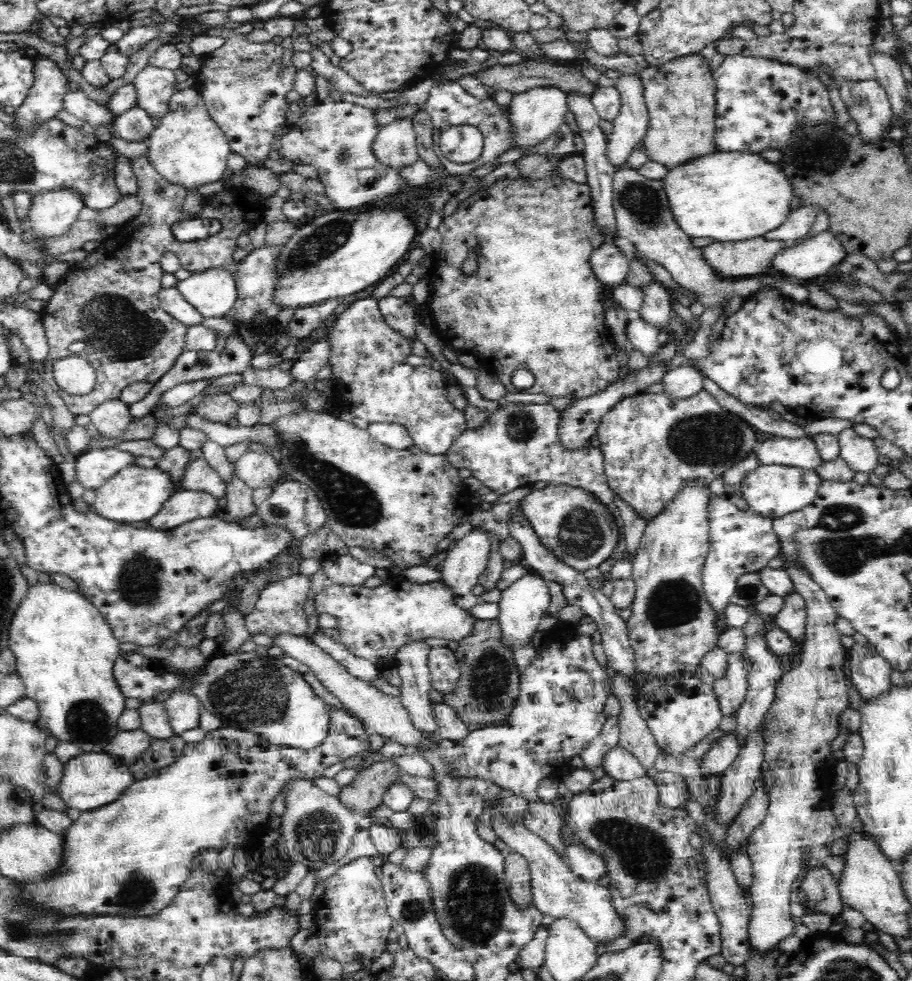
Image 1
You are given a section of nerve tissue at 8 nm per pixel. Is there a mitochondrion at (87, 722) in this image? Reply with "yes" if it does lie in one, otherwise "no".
yes

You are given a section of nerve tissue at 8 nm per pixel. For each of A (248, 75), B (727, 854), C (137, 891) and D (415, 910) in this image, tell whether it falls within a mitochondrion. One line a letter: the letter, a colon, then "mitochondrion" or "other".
A: mitochondrion
B: other
C: mitochondrion
D: mitochondrion

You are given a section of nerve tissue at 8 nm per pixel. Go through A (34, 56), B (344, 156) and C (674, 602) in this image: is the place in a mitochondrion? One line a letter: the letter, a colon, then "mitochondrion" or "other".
A: other
B: mitochondrion
C: mitochondrion

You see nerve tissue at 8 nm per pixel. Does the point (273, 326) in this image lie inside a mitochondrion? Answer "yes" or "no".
no

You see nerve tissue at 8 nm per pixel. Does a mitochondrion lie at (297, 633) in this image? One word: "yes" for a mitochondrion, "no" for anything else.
no

